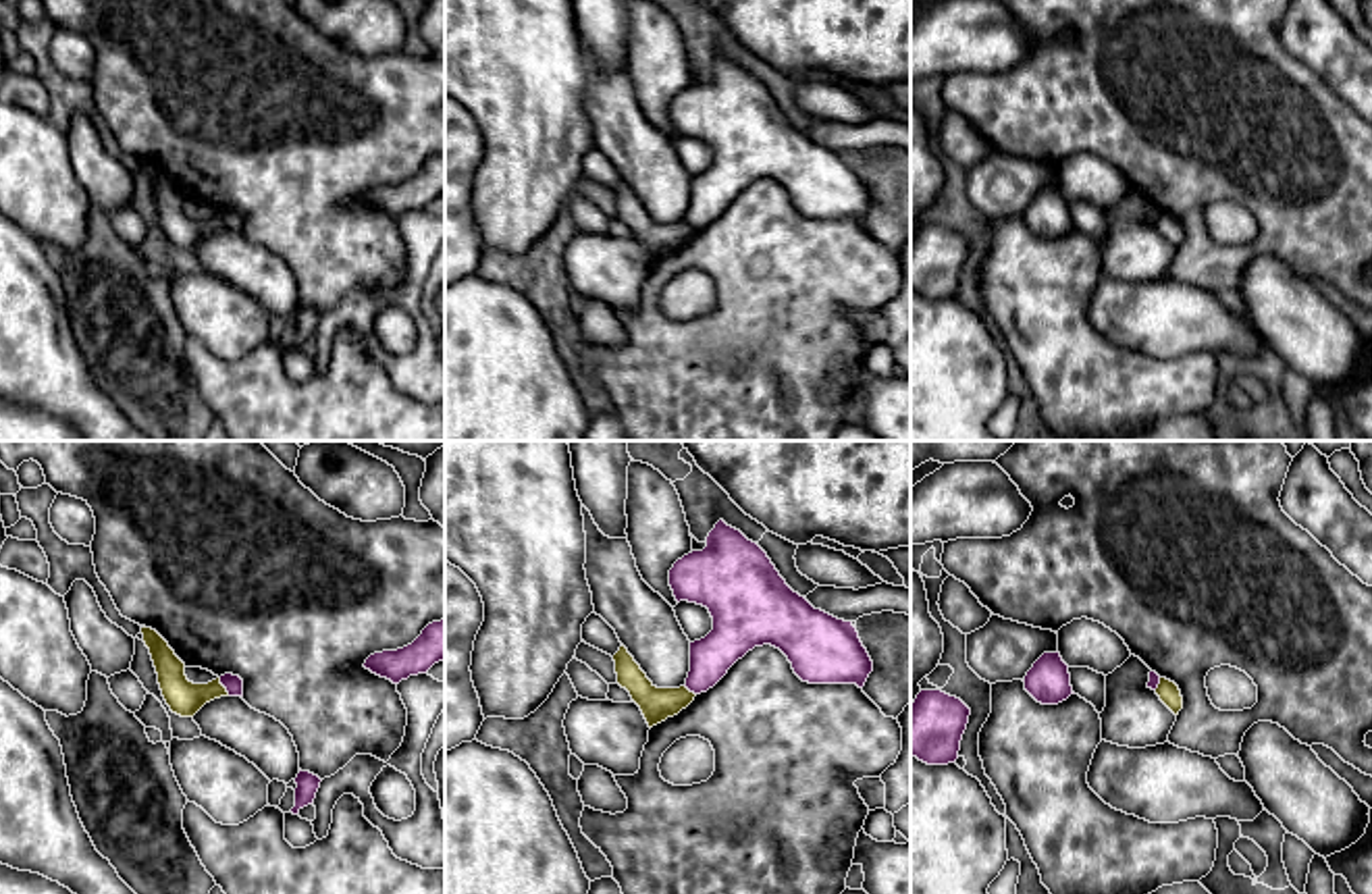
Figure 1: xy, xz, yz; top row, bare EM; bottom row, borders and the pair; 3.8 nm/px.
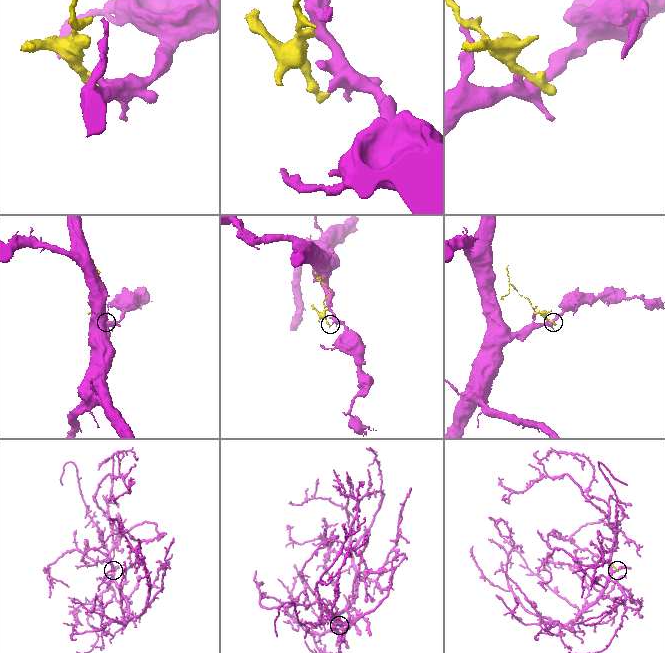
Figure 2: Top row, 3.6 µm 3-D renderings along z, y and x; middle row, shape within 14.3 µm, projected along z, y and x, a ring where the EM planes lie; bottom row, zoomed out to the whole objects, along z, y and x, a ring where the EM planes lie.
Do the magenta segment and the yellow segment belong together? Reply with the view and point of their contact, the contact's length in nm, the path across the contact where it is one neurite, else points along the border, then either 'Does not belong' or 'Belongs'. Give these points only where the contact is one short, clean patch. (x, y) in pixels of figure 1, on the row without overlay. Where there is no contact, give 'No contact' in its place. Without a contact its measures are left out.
Touches magenta at xy (223, 219). Shared border 80 nm. Boundary: xy (219, 213), (229, 229). Does not belong

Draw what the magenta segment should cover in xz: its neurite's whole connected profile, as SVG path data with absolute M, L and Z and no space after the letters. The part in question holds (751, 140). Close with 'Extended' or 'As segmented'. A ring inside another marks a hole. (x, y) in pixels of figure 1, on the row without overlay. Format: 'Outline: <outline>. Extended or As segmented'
Outline: M723 54L709 67L703 85L692 85L674 98L669 121L678 137L703 139L713 152L713 164L690 177L690 206L684 220L694 229L713 222L738 193L763 179L780 183L794 208L809 218L856 218L863 222L873 206L873 195L852 156L815 143L786 119L757 77Z. As segmented

